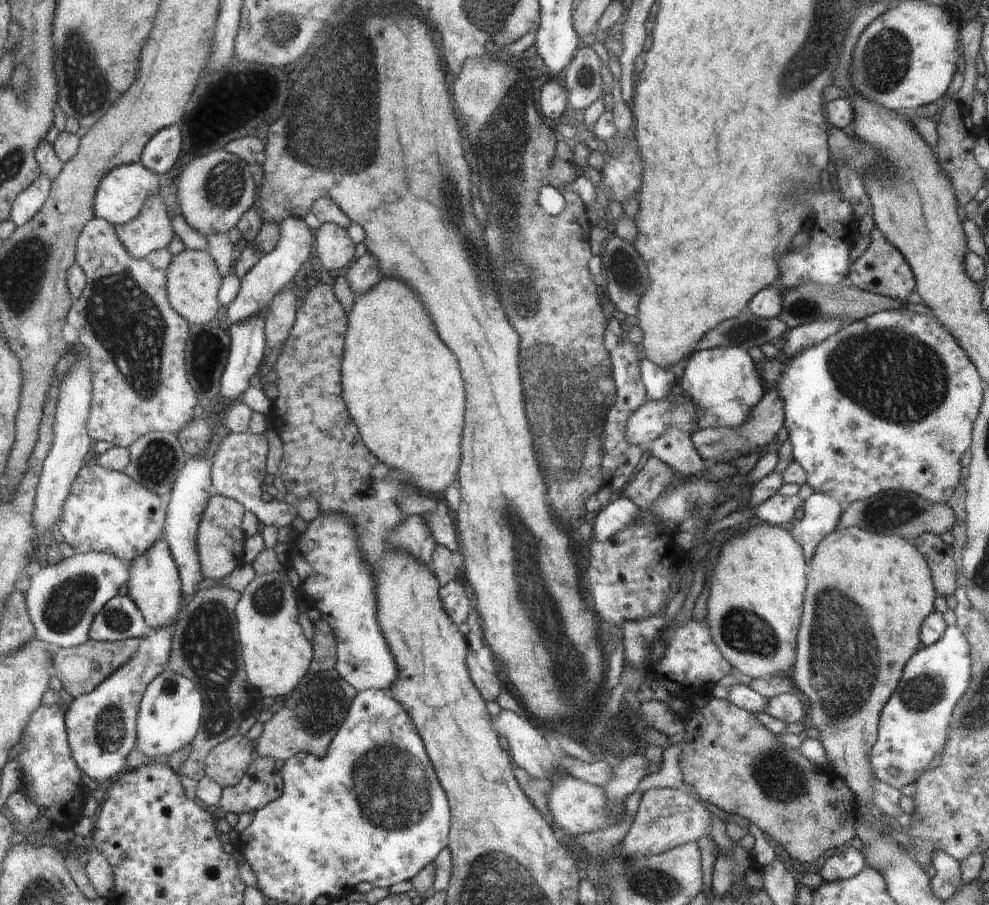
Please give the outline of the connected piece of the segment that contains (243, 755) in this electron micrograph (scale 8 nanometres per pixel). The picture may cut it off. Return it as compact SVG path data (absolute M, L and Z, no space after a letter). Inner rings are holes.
M238 734L218 745L206 758L205 775L212 778L223 790L237 786L248 772L252 758L252 744L246 734Z

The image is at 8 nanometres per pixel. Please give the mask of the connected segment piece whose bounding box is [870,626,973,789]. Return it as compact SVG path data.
M947 626L937 642L918 650L908 660L896 690L882 710L877 731L878 741L870 752L870 764L878 781L900 789L915 784L924 771L928 770L928 764L937 754L940 754L949 740L950 720L970 688L972 669L970 644L958 626Z

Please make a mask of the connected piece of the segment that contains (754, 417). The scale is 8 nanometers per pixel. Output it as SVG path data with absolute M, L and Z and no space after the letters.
M771 388L770 392L758 402L758 406L754 406L750 410L748 420L742 426L738 426L738 428L710 427L696 430L692 434L692 442L697 448L698 454L701 454L702 458L706 458L710 462L730 461L732 458L738 459L752 452L764 454L780 429L783 428L784 420L784 402L782 402L780 394L774 388Z

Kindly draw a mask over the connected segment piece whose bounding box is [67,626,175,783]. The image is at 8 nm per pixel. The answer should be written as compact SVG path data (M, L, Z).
M156 628L142 638L138 656L130 658L114 676L108 678L94 693L76 699L67 707L70 745L74 759L82 771L98 782L110 782L126 774L130 754L138 749L138 718L142 702L154 680L170 667L172 630Z

